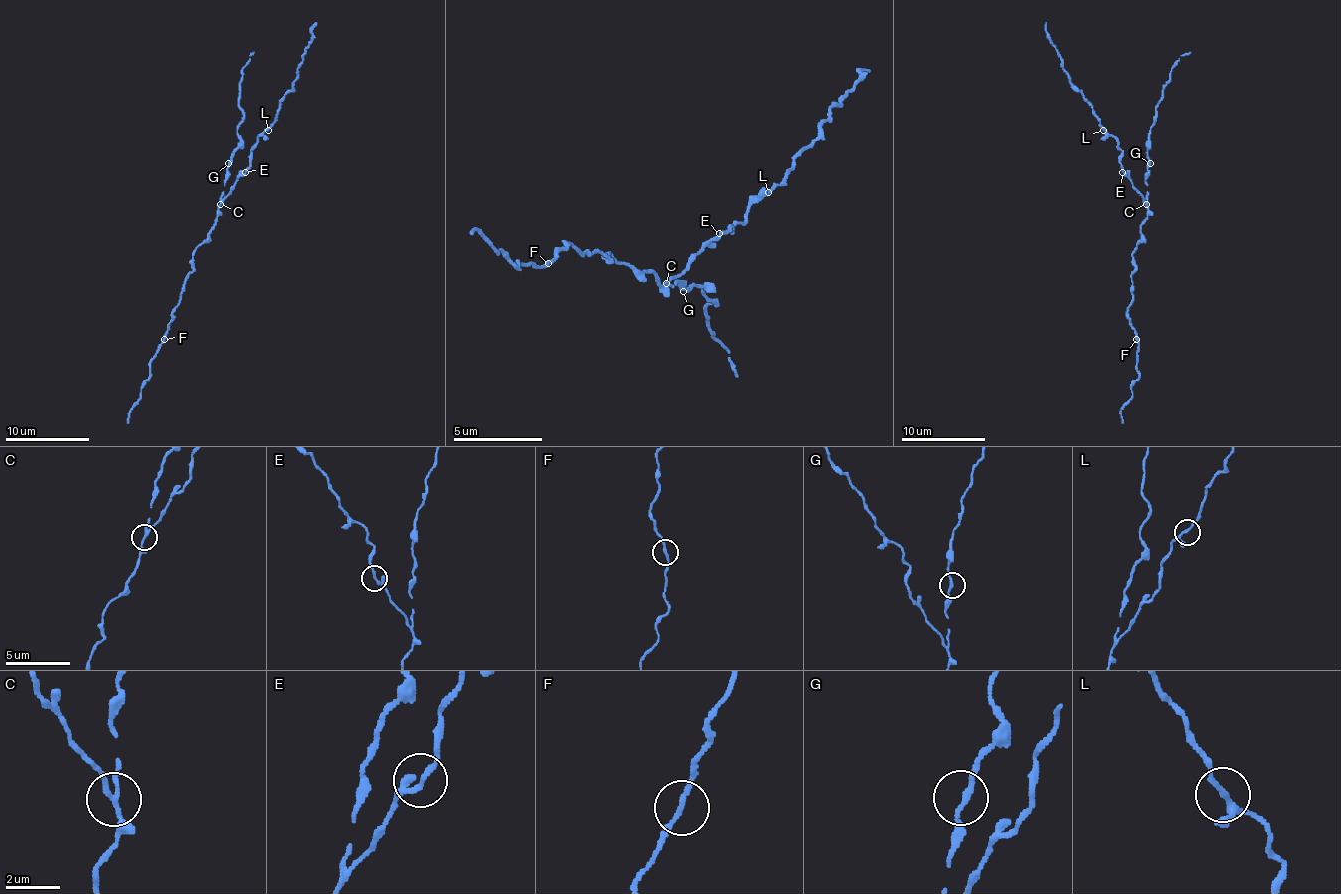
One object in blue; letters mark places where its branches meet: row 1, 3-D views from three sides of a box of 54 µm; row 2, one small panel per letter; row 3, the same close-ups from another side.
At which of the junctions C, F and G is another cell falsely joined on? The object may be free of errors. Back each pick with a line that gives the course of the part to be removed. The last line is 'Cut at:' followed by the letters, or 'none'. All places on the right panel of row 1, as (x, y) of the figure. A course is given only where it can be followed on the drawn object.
C: foreign part runs (1145, 204), (1122, 172), (1118, 142), (1099, 121), (1086, 98), (1069, 81), (1061, 56), (1050, 41), (1046, 22)
Cut at: C

